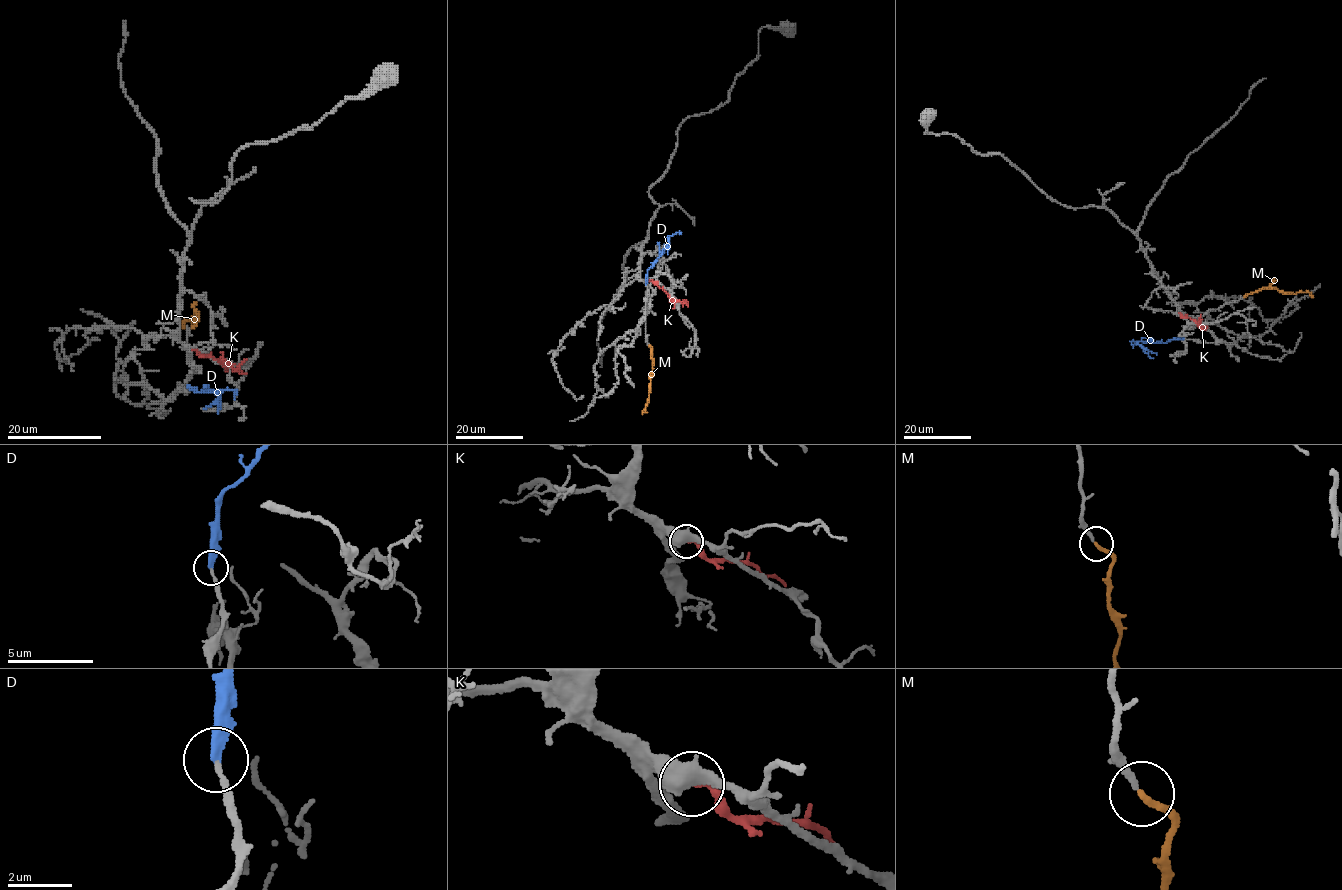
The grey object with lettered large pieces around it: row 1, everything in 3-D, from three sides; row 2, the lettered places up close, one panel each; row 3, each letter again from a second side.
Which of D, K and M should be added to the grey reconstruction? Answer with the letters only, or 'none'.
D, M

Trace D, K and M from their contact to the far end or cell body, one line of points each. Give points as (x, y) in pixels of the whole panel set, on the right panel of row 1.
D: (1183, 338), (1165, 342), (1137, 342), (1156, 354)
K: (1179, 313), (1205, 330)
M: (1244, 297), (1262, 288), (1296, 293), (1309, 292), (1313, 297)

